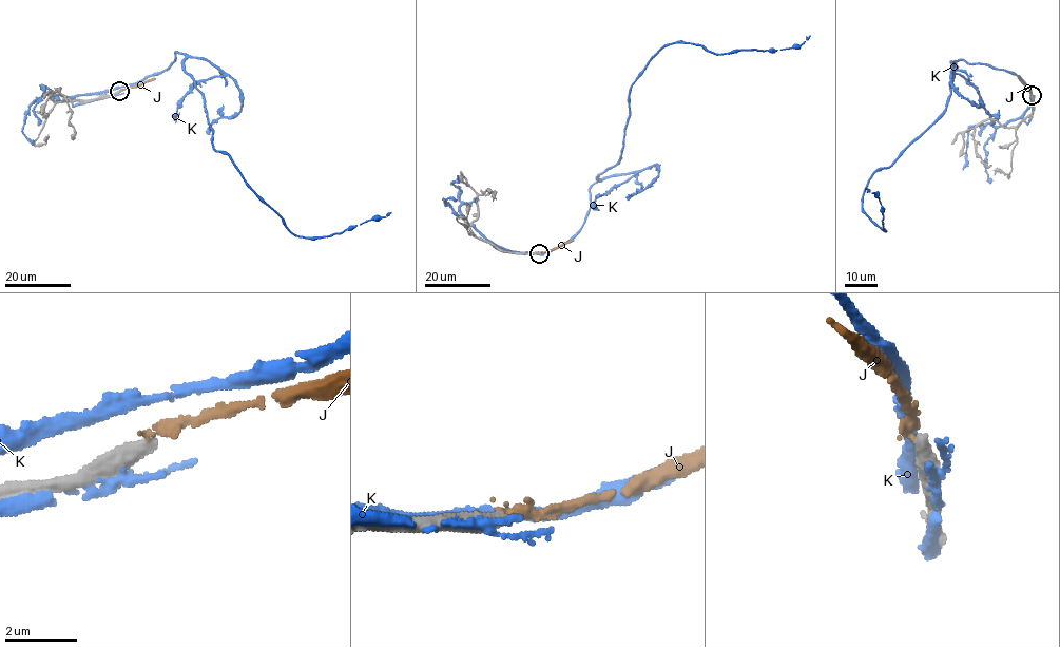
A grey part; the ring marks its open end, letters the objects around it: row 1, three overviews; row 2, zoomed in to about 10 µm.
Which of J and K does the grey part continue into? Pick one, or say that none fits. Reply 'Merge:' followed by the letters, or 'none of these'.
Merge: none of these

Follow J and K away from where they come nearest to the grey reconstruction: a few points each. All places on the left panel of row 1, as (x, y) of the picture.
J: (119, 91), (155, 78)
K: (113, 95), (72, 101), (132, 86), (181, 54), (213, 148), (292, 233), (328, 236), (391, 212)

